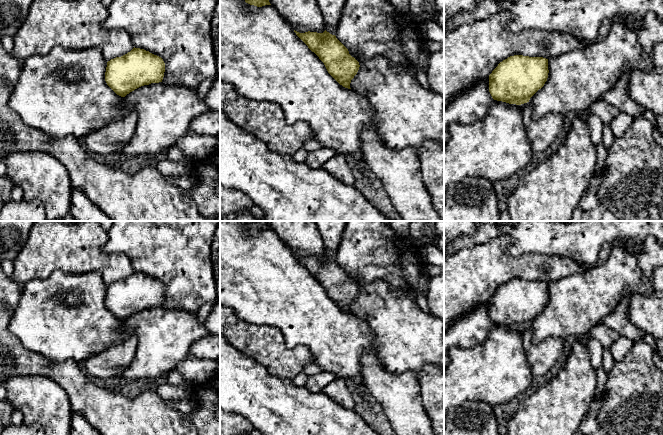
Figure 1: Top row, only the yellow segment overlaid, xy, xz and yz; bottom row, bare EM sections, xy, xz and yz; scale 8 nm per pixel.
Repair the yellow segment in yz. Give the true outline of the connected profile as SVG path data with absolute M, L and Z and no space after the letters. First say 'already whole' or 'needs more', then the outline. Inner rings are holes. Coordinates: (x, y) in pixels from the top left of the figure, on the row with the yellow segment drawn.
needs more | M615 20L610 26L606 38L598 39L582 49L571 50L550 59L523 55L508 57L500 62L489 75L489 92L492 98L497 101L516 105L529 102L532 108L532 117L535 120L539 120L549 113L571 116L585 115L591 105L603 98L604 94L616 84L624 72L631 73L634 70L652 71L651 55L647 54L640 46L637 31L626 27L622 21Z

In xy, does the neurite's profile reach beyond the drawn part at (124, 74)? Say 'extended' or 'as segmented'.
extended

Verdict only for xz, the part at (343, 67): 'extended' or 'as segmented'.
extended

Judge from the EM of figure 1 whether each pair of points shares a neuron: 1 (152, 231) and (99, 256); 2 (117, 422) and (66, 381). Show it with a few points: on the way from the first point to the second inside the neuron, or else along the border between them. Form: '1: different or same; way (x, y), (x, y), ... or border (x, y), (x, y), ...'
1: different; border (106, 232), (103, 248), (123, 253), (129, 260)
2: same; way (104, 409), (94, 403), (79, 388)

